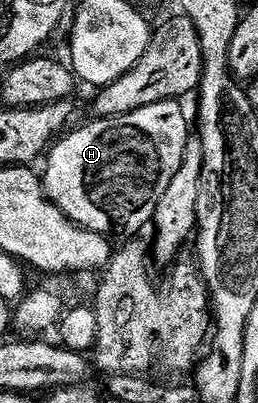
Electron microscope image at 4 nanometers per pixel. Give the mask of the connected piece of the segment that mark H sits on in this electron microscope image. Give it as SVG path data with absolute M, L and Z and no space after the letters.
M175 100L149 104L125 116L91 120L88 126L75 131L72 129L66 136L60 137L50 147L46 155L46 158L48 157L47 171L42 171L41 174L47 199L67 219L76 222L79 226L84 226L86 230L92 230L104 236L138 235L135 233L146 222L148 225L154 219L157 200L161 200L165 188L169 188L169 180L173 180L177 168L181 168L181 156L185 156L185 144L189 131L187 131L187 118L179 106L182 105Z

